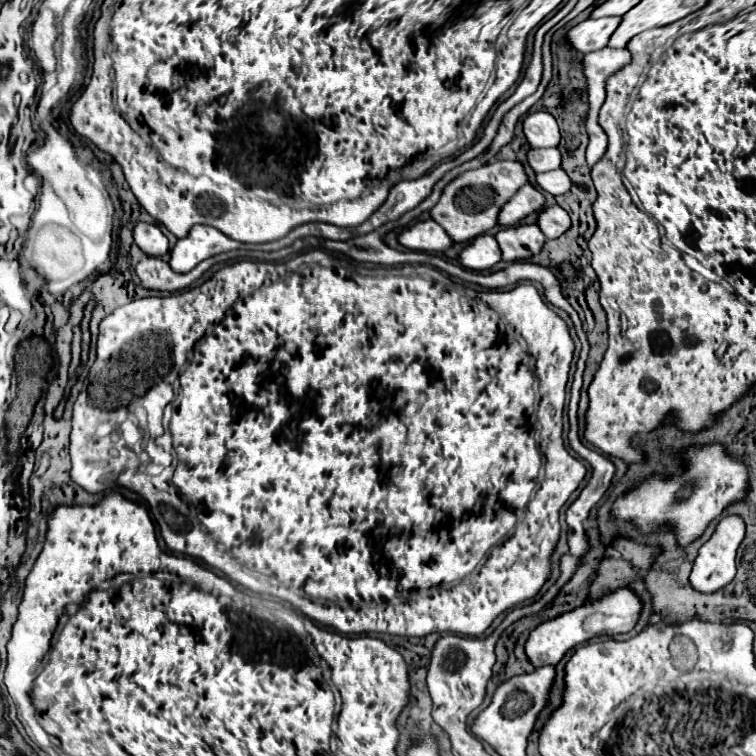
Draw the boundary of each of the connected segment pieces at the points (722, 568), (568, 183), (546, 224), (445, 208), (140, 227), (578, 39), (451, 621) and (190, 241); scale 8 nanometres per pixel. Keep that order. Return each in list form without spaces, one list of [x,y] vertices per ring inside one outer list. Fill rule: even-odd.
[[[740,515],[722,517],[716,525],[714,535],[700,547],[700,553],[694,561],[692,575],[690,575],[692,587],[696,587],[698,591],[704,591],[704,593],[712,593],[712,591],[718,591],[724,585],[728,585],[736,575],[736,549],[742,543],[744,535],[746,535],[746,523]]]
[[[556,169],[556,171],[546,171],[546,173],[538,173],[536,175],[536,183],[540,189],[544,189],[550,195],[564,195],[572,189],[572,179],[564,169]]]
[[[554,205],[554,207],[544,207],[544,211],[538,217],[538,225],[542,227],[542,231],[548,239],[556,239],[556,237],[564,235],[572,223],[570,223],[568,213],[562,207]]]
[[[520,161],[486,163],[480,169],[466,171],[460,177],[456,177],[444,189],[440,201],[434,205],[430,215],[434,221],[438,221],[448,231],[448,235],[452,235],[452,239],[456,243],[468,243],[498,225],[498,215],[500,215],[502,207],[526,183],[528,183],[528,175],[526,175],[524,163],[520,163]]]
[[[138,223],[134,227],[134,241],[136,245],[140,245],[140,249],[148,255],[154,257],[164,257],[170,247],[168,247],[168,239],[166,235],[160,231],[158,225],[150,225],[150,223]]]
[[[602,17],[602,19],[586,19],[568,31],[568,41],[574,49],[582,53],[604,49],[620,25],[620,17]]]
[[[312,249],[276,263],[242,259],[224,265],[212,275],[212,279],[194,289],[132,301],[118,307],[100,323],[98,357],[74,403],[70,435],[72,479],[92,495],[118,485],[140,495],[150,505],[166,547],[174,555],[190,555],[204,561],[210,569],[218,569],[245,589],[294,605],[304,616],[340,633],[390,633],[406,637],[456,633],[478,637],[486,633],[500,613],[522,601],[534,599],[550,579],[550,559],[560,539],[560,509],[586,477],[584,463],[568,453],[562,439],[562,409],[572,359],[574,341],[566,321],[529,283],[518,285],[512,291],[474,291],[464,284],[452,283],[450,277],[430,265],[404,265],[400,269],[350,267],[322,249]],[[532,355],[536,355],[536,375],[540,377],[540,391],[544,391],[544,399],[540,401],[540,443],[534,439],[530,427],[537,398],[532,387],[536,381],[532,373]],[[168,403],[172,403],[172,453],[166,453],[164,447],[156,445],[156,437],[164,433],[162,413]],[[526,461],[534,461],[536,465],[530,473],[524,467]],[[542,467],[546,473],[538,483]],[[526,505],[528,515],[518,523],[520,515],[526,513]],[[486,555],[486,563],[476,575],[472,575]]]
[[[196,225],[188,233],[188,237],[180,239],[174,245],[174,249],[170,251],[168,263],[180,273],[188,273],[200,261],[204,261],[216,253],[224,253],[224,251],[232,251],[232,249],[238,249],[238,241],[230,239],[216,227]]]

